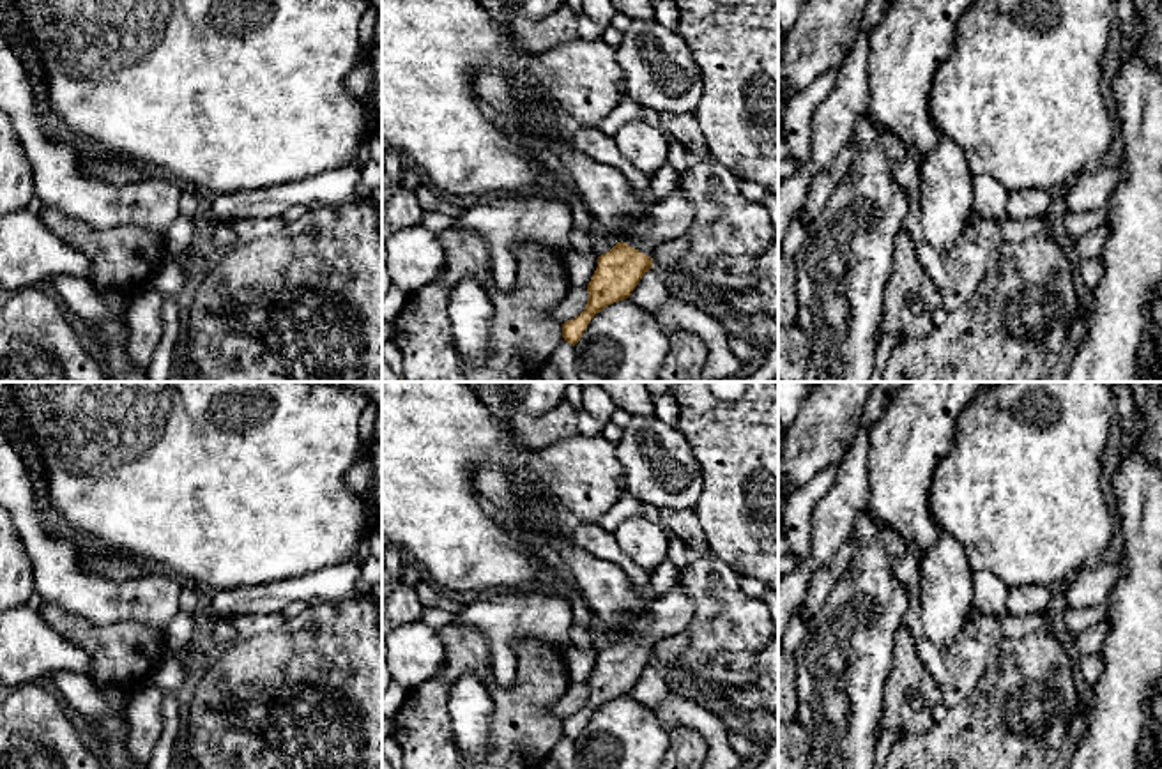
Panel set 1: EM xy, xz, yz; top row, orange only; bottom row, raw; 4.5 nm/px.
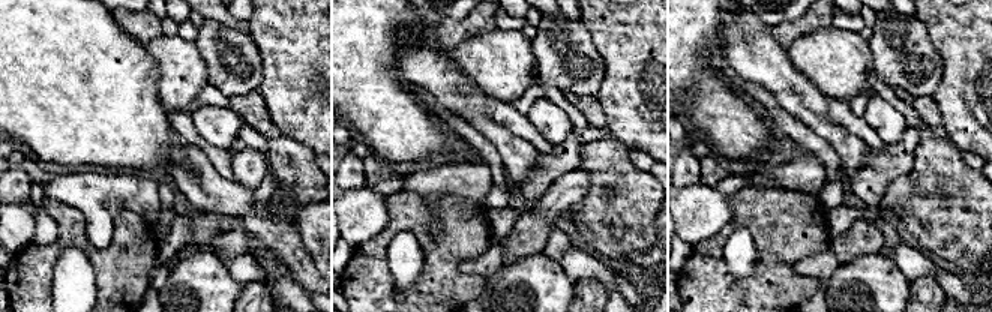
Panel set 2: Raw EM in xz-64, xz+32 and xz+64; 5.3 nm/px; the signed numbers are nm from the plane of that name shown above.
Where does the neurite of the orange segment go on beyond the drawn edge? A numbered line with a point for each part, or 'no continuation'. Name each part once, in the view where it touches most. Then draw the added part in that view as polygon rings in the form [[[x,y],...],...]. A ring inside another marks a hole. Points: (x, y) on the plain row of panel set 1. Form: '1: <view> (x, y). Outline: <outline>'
1: xz (667, 616). Outline: [[[676,583],[665,596],[647,605],[647,617],[626,640],[651,652],[661,640],[679,635],[693,617],[693,601]]]

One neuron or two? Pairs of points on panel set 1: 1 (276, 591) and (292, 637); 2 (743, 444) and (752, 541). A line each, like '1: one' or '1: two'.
1: two
2: one

